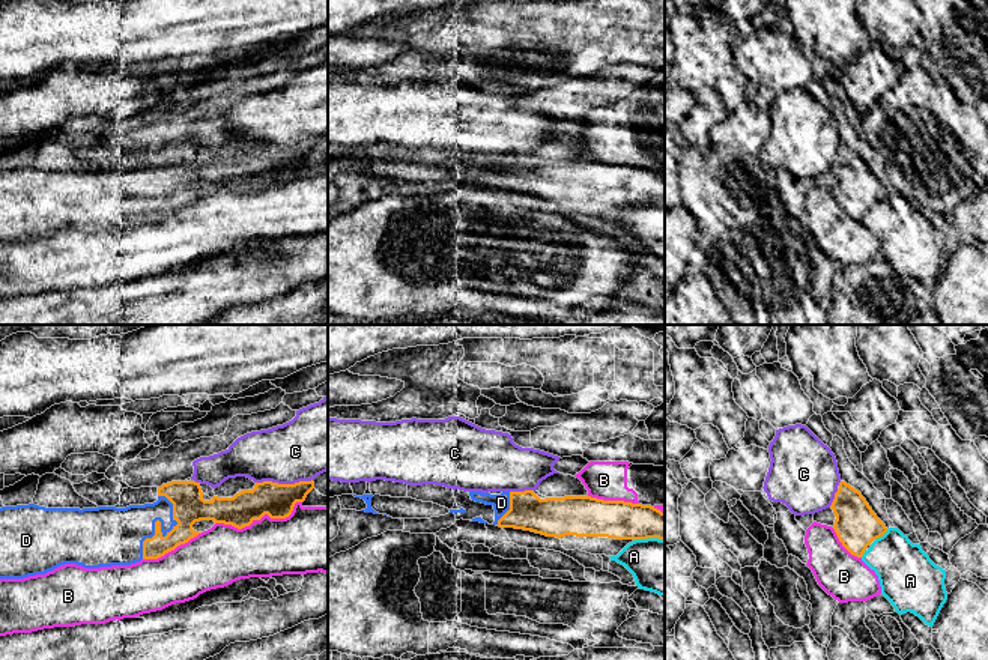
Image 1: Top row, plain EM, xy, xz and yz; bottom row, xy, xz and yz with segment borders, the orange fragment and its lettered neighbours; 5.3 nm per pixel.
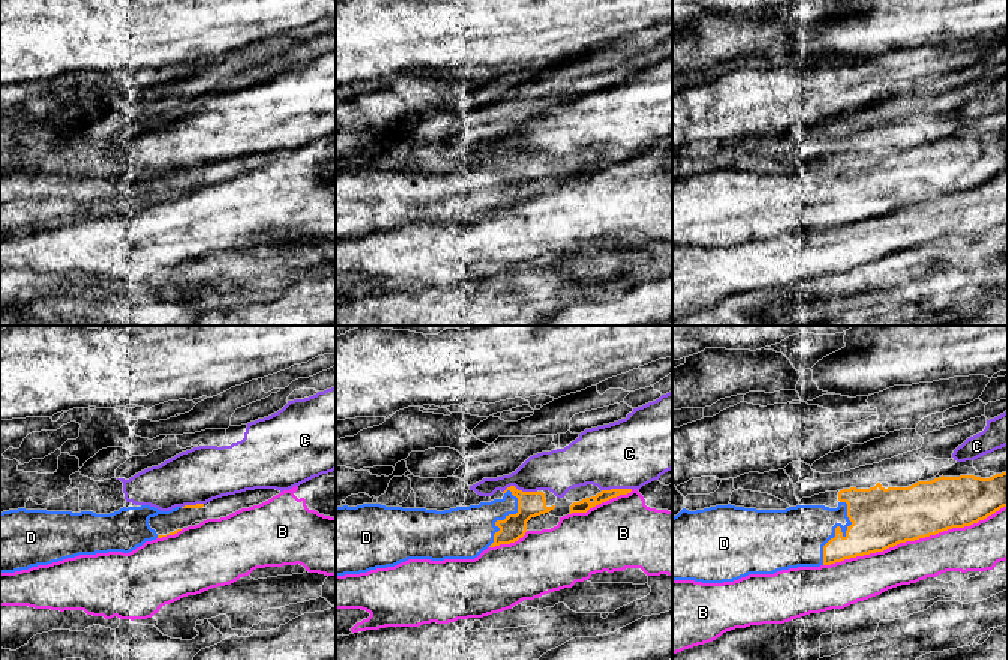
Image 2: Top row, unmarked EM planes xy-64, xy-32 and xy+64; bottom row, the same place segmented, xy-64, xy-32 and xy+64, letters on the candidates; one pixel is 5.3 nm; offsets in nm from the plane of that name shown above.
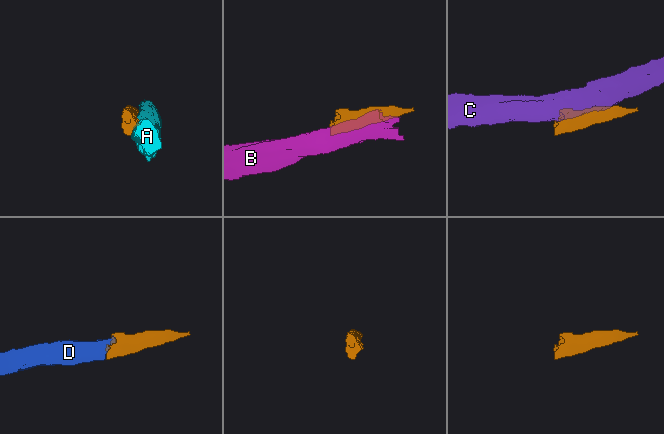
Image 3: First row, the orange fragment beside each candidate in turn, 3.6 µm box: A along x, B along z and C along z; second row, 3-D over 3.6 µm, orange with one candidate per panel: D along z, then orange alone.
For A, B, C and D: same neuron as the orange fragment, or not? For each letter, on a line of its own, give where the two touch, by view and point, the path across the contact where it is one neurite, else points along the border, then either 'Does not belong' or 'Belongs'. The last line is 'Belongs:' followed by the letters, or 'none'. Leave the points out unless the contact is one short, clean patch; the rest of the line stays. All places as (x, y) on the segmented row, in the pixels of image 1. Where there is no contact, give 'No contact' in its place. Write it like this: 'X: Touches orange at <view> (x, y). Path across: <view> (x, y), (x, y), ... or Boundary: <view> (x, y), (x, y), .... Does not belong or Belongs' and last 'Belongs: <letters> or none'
A: Touches orange at yz (881, 535). Does not belong
B: Touches orange at xy (260, 517). Does not belong
C: Touches orange at xy (283, 484). Does not belong
D: Touches orange at xy (160, 526). Belongs
Belongs: D

